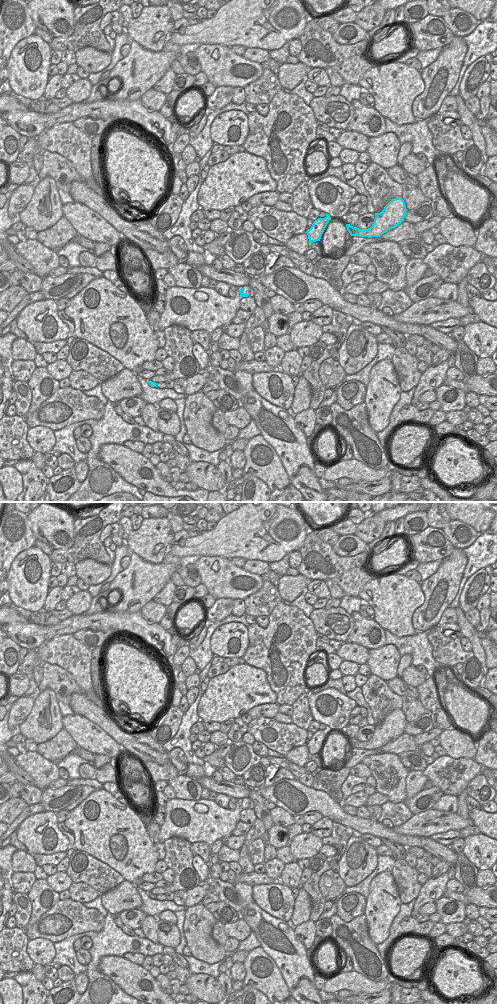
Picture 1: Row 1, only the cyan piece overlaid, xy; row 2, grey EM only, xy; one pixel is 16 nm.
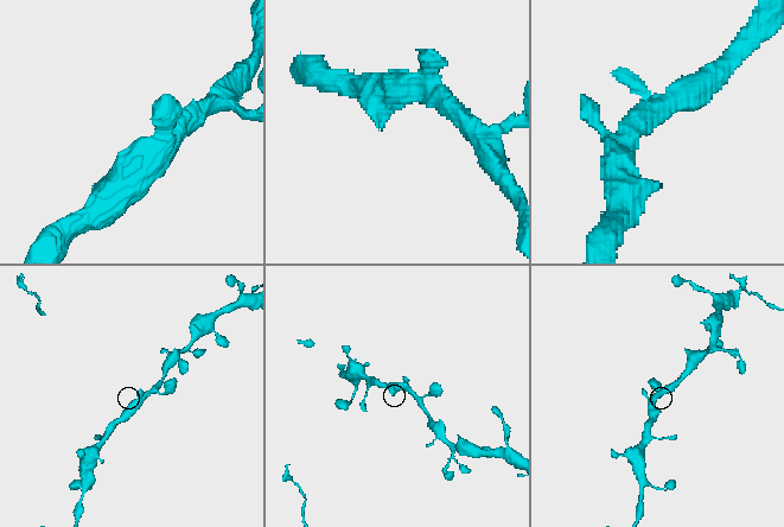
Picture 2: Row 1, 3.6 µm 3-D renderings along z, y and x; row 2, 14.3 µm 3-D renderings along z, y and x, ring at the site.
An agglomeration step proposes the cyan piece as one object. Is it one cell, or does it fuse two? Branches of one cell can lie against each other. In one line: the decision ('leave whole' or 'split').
leave whole

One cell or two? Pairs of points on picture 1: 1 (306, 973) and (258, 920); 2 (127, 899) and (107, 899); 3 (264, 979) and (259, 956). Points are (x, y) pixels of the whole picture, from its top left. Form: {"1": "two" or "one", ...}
{"1": "one", "2": "one", "3": "one"}

